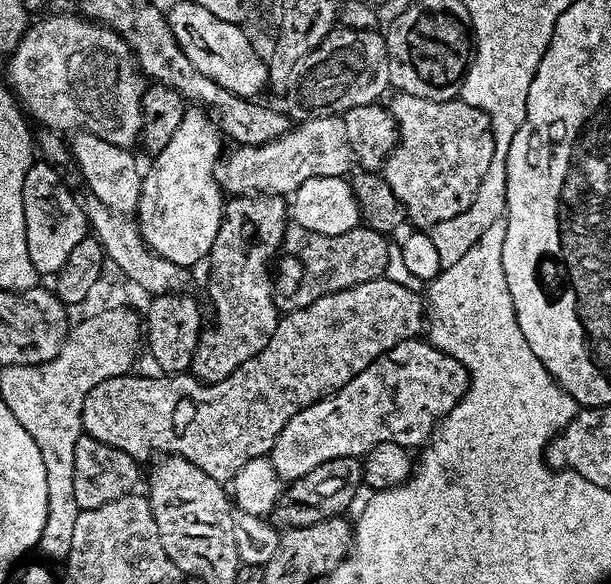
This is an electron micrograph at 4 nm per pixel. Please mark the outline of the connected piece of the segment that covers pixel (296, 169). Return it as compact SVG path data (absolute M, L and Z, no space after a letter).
M339 115L314 116L301 119L301 124L289 127L286 134L265 144L242 144L223 157L218 179L225 193L232 196L263 194L287 197L296 192L302 182L317 176L347 177L354 168L352 148L344 139L344 121Z

